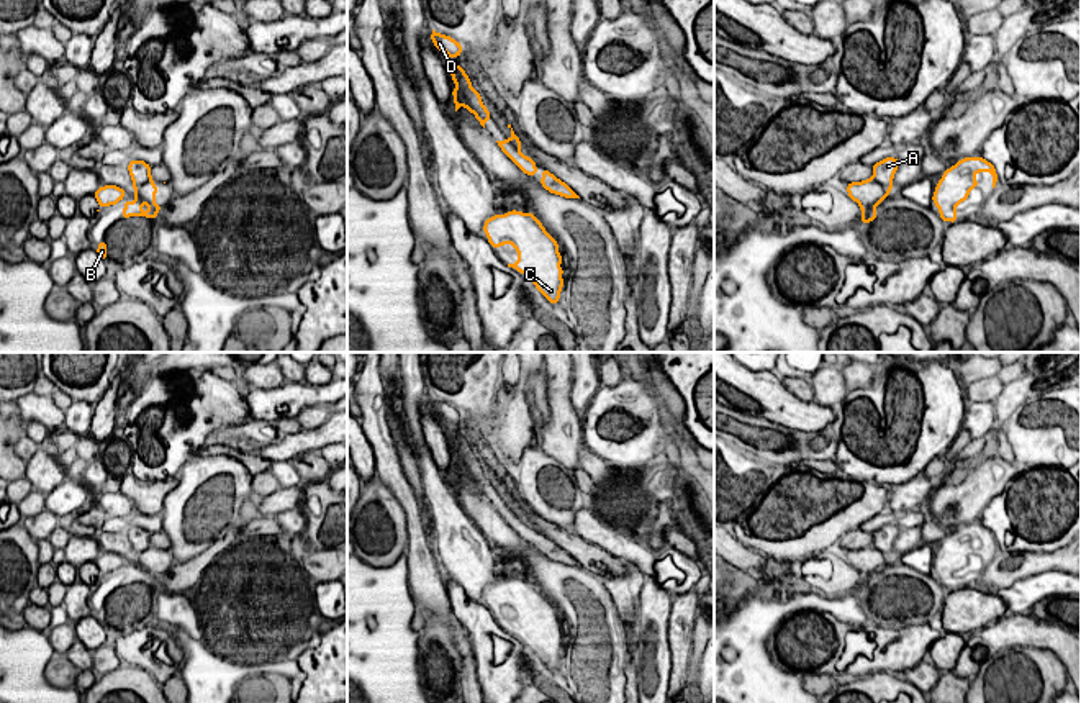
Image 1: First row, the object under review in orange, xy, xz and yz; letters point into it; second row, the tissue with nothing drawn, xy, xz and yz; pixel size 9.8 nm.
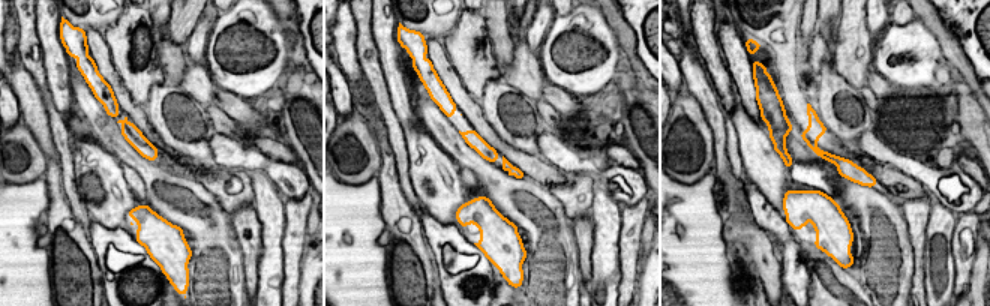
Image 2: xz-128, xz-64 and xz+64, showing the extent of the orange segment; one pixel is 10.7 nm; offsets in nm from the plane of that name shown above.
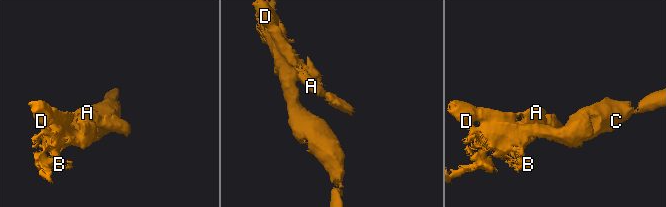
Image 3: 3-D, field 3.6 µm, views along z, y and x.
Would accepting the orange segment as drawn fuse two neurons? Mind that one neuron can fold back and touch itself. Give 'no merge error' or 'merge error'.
merge error

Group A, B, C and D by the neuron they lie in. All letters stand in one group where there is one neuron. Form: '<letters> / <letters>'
A D / B C

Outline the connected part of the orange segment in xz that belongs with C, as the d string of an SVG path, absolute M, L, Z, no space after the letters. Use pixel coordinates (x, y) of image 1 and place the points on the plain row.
M508 578L506 582L490 583L483 593L488 610L493 615L511 611L518 616L518 629L508 634L522 639L537 657L550 669L559 670L565 641L559 633L557 608L544 596L532 580Z

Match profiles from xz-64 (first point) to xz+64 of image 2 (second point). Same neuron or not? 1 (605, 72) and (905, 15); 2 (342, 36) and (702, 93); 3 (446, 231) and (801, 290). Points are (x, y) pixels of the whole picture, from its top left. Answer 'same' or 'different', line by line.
1: different
2: same
3: same

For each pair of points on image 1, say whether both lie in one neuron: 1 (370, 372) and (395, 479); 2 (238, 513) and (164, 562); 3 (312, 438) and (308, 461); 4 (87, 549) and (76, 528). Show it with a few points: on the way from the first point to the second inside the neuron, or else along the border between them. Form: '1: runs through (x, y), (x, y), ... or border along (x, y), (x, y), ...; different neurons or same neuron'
1: runs through (372, 399), (374, 425), (385, 453); same neuron
2: border along (172, 566), (162, 574); different neurons
3: border along (308, 451), (292, 461); different neurons
4: border along (71, 535), (92, 538); different neurons

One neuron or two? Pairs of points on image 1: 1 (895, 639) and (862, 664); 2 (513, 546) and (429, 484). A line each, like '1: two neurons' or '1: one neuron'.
1: one neuron
2: two neurons

